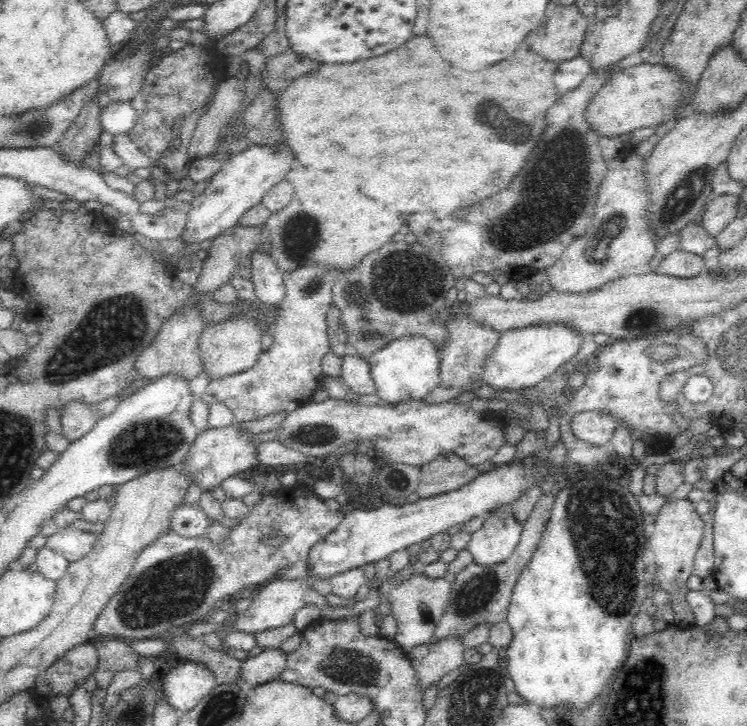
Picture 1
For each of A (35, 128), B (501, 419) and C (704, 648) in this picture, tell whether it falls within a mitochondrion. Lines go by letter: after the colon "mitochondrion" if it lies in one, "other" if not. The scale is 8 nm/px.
A: mitochondrion
B: other
C: other

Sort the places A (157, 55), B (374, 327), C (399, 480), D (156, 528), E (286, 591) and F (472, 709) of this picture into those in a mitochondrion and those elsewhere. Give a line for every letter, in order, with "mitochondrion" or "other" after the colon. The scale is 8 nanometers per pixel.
A: other
B: other
C: mitochondrion
D: other
E: other
F: mitochondrion

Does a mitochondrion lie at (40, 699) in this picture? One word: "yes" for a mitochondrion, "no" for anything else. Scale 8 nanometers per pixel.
no

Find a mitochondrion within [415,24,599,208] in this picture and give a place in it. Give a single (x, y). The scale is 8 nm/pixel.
(495, 120)

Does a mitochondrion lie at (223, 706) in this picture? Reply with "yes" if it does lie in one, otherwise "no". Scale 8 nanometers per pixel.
yes

